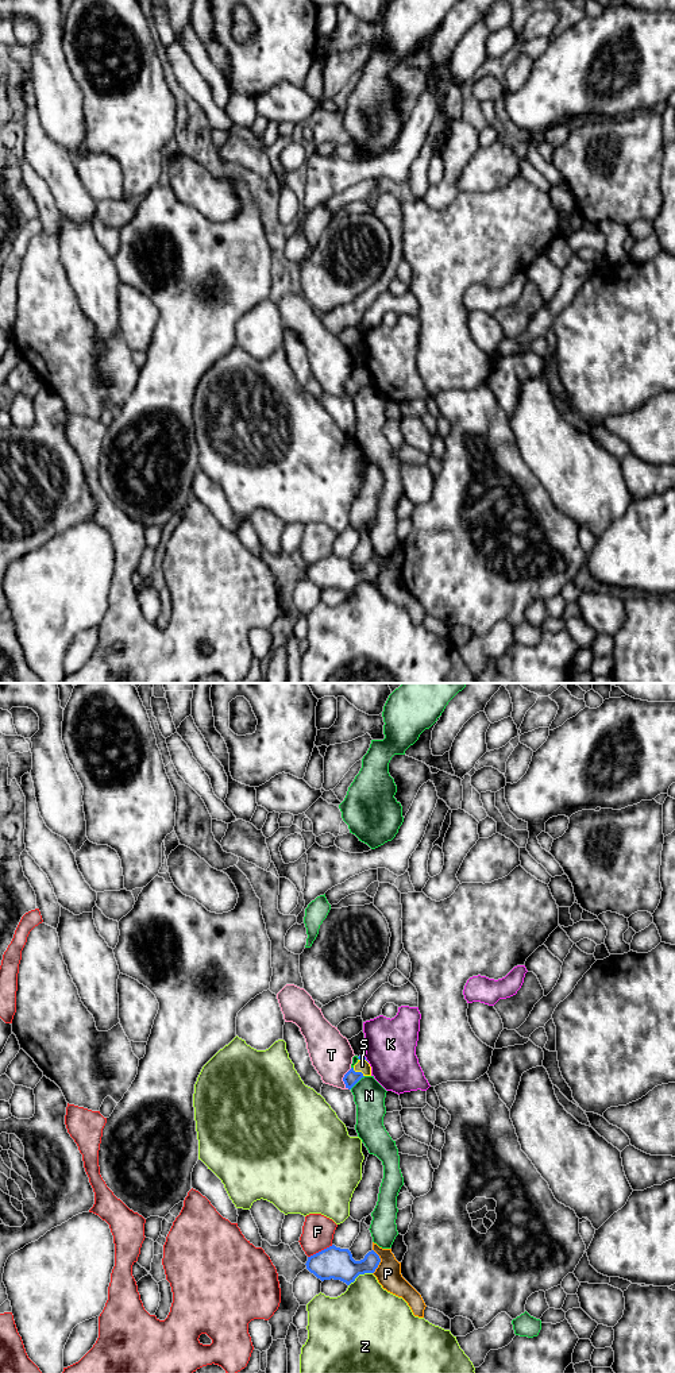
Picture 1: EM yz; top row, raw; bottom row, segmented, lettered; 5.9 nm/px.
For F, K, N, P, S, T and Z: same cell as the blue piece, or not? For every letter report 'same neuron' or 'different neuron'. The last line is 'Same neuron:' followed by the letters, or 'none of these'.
F: different neuron
K: different neuron
N: different neuron
P: different neuron
S: same neuron
T: different neuron
Z: different neuron
Same neuron: S

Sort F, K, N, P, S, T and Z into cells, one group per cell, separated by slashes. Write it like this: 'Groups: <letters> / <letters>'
Groups: F / K / N / P / S / T / Z

